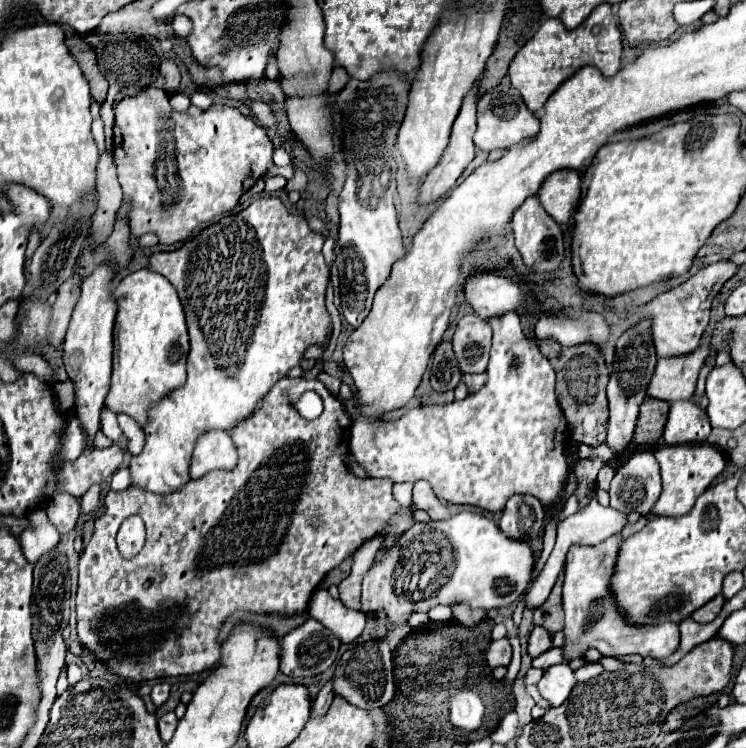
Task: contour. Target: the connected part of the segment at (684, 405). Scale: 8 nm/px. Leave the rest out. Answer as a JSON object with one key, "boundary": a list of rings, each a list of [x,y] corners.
{"boundary":[[[678,400],[670,404],[668,422],[664,428],[666,444],[700,444],[706,442],[708,434],[708,416],[692,400]]]}

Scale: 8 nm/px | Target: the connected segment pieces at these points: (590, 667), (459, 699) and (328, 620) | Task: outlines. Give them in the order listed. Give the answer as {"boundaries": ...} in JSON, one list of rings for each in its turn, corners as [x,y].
{"boundaries":[[[[586,662],[580,670],[576,670],[576,678],[578,678],[580,682],[588,682],[588,680],[600,676],[602,672],[604,672],[604,666],[602,666],[602,664],[588,664],[588,662]]],[[[460,690],[450,698],[450,722],[462,732],[474,732],[484,724],[486,706],[474,690]]],[[[318,588],[308,606],[308,614],[322,622],[340,642],[354,642],[366,628],[366,614],[346,608],[339,599],[334,599],[326,588]]]]}

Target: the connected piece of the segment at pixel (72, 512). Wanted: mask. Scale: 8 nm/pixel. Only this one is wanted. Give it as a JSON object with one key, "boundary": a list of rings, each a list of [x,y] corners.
{"boundary":[[[70,494],[52,496],[46,508],[46,514],[60,534],[68,534],[70,530],[74,530],[76,520],[78,520],[78,498]]]}

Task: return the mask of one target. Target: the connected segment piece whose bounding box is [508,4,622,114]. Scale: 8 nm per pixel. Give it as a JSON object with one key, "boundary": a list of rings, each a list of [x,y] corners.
{"boundary":[[[600,4],[574,30],[568,30],[560,18],[548,18],[540,30],[520,48],[510,64],[510,82],[522,94],[530,112],[542,110],[548,96],[578,68],[596,66],[604,76],[614,76],[620,70],[622,32],[616,24],[610,4]]]}

